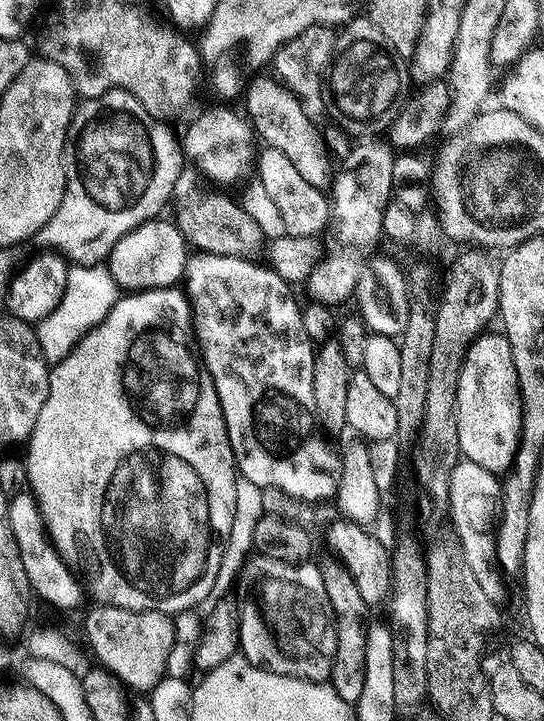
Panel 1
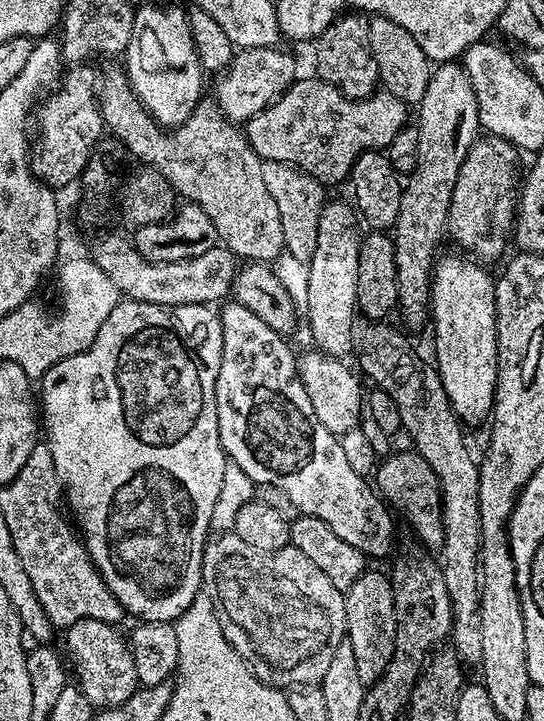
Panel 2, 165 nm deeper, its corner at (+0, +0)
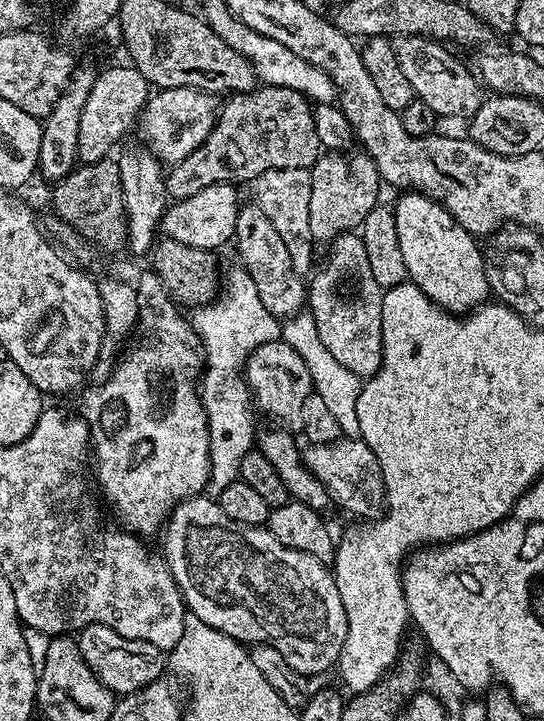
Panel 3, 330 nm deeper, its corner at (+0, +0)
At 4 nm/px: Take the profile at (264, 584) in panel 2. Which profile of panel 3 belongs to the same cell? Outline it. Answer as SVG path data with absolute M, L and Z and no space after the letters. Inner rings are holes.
M204 494L180 501L172 509L166 523L163 525L163 532L164 556L168 559L166 567L172 573L174 583L180 587L180 594L183 596L187 611L191 615L202 618L202 622L206 622L206 626L214 626L214 630L239 640L245 646L253 644L274 646L274 650L278 650L278 654L282 654L282 658L286 658L286 662L290 662L290 666L294 666L294 670L298 670L302 675L309 678L315 678L319 672L324 672L327 668L335 669L337 667L342 654L342 646L346 642L346 610L342 606L342 594L338 594L338 586L333 573L322 562L318 562L318 558L282 546L282 542L278 542L278 538L274 538L274 534L270 534L267 527L246 526L226 518L226 514L222 514L219 503Z

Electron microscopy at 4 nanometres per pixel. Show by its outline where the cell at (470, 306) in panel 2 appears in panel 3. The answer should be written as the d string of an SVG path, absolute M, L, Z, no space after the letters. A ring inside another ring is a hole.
M405 191L404 196L394 204L396 225L398 226L398 242L402 246L402 258L406 262L408 280L416 284L445 312L467 314L480 307L489 299L488 272L484 269L484 256L480 253L477 237L470 235L458 221L448 213L436 200L423 196L420 192Z

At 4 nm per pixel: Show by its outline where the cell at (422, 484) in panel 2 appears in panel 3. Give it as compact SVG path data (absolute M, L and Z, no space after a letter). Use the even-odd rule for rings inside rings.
M341 438L332 444L314 444L305 447L302 452L307 467L318 482L328 491L329 501L333 505L345 508L352 518L364 520L379 519L386 508L384 482L380 468L364 440L359 438Z

